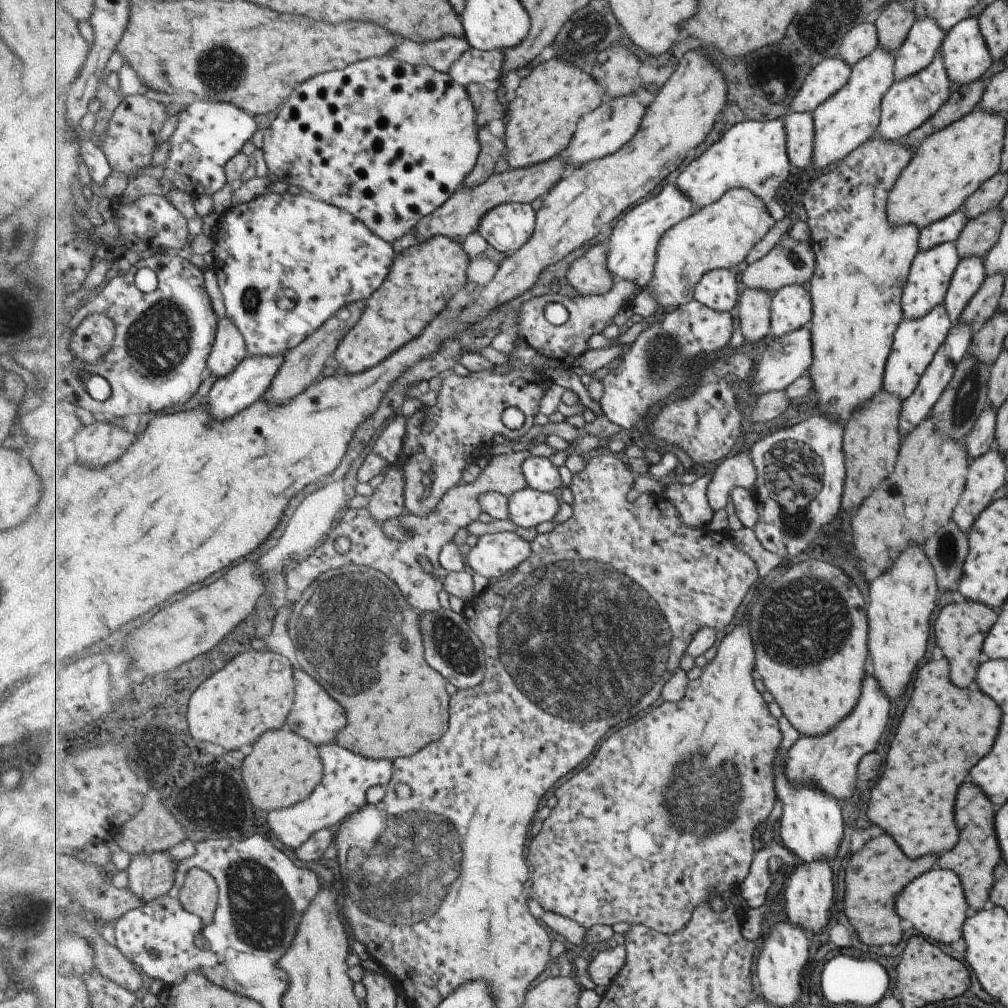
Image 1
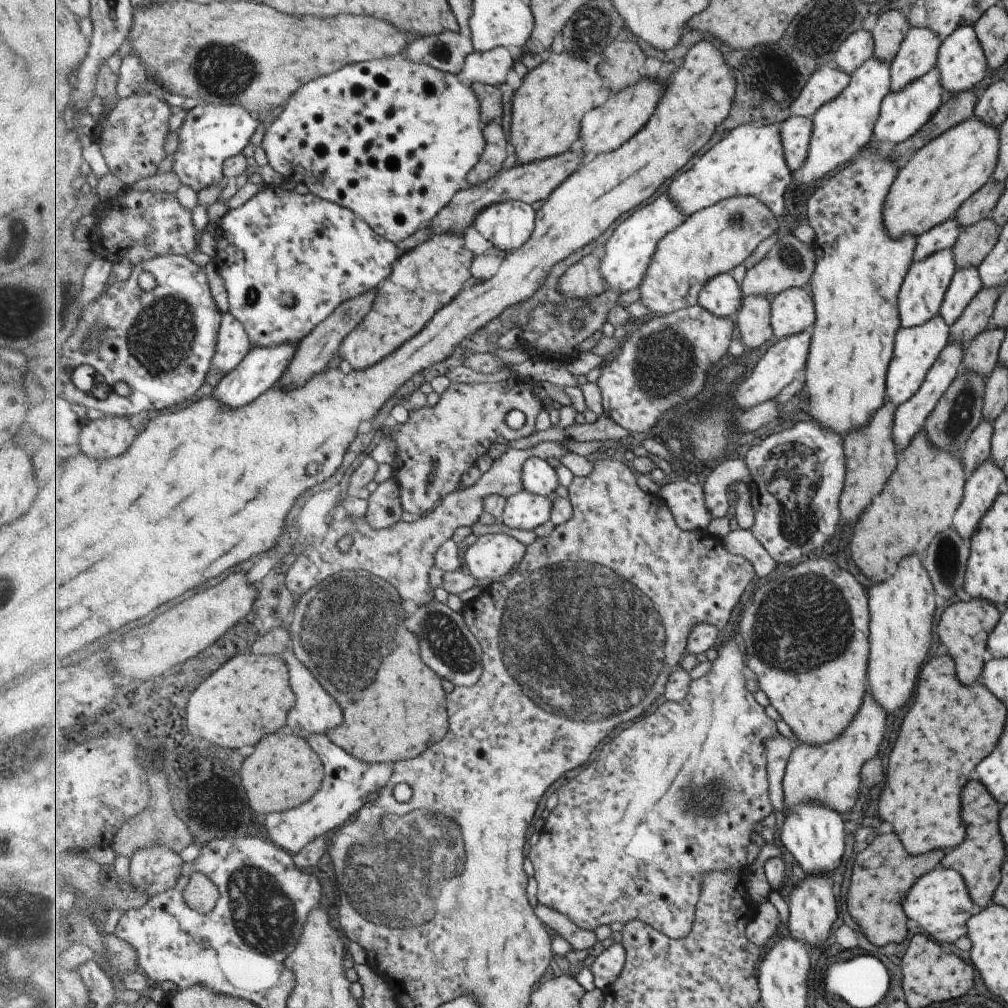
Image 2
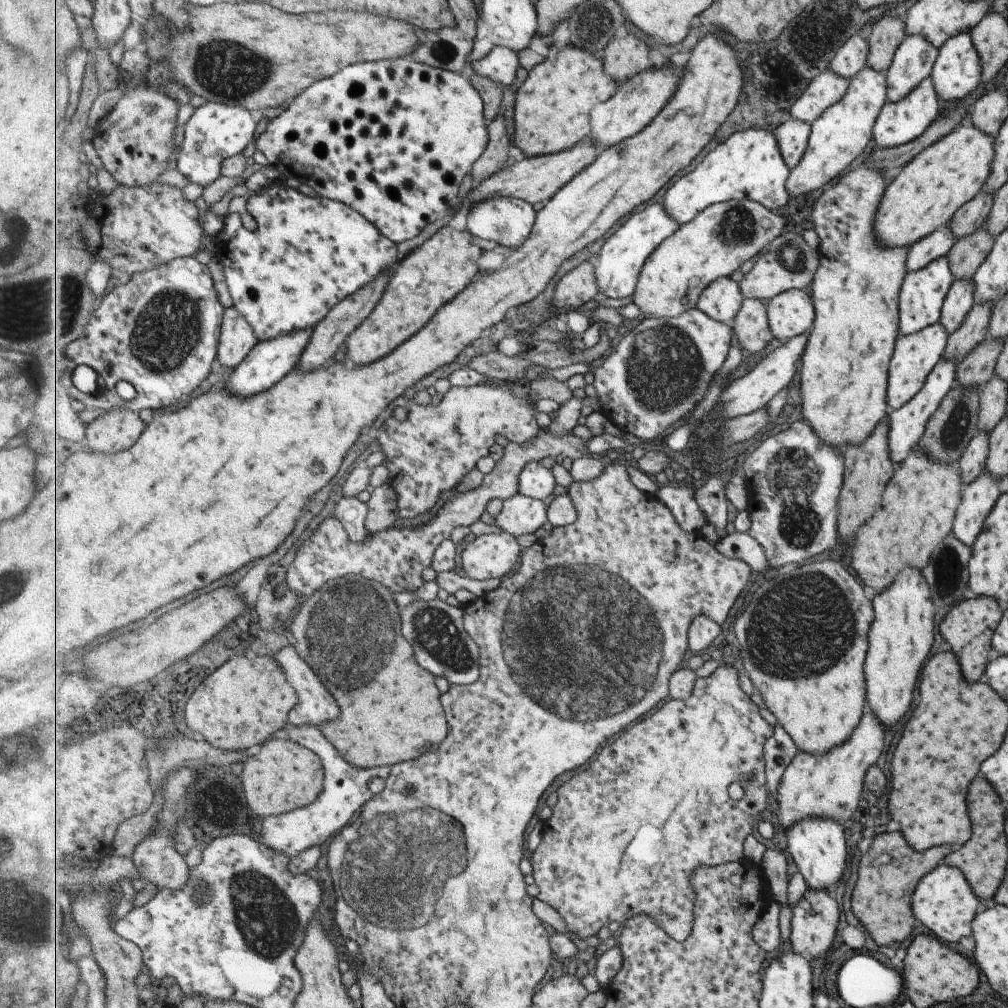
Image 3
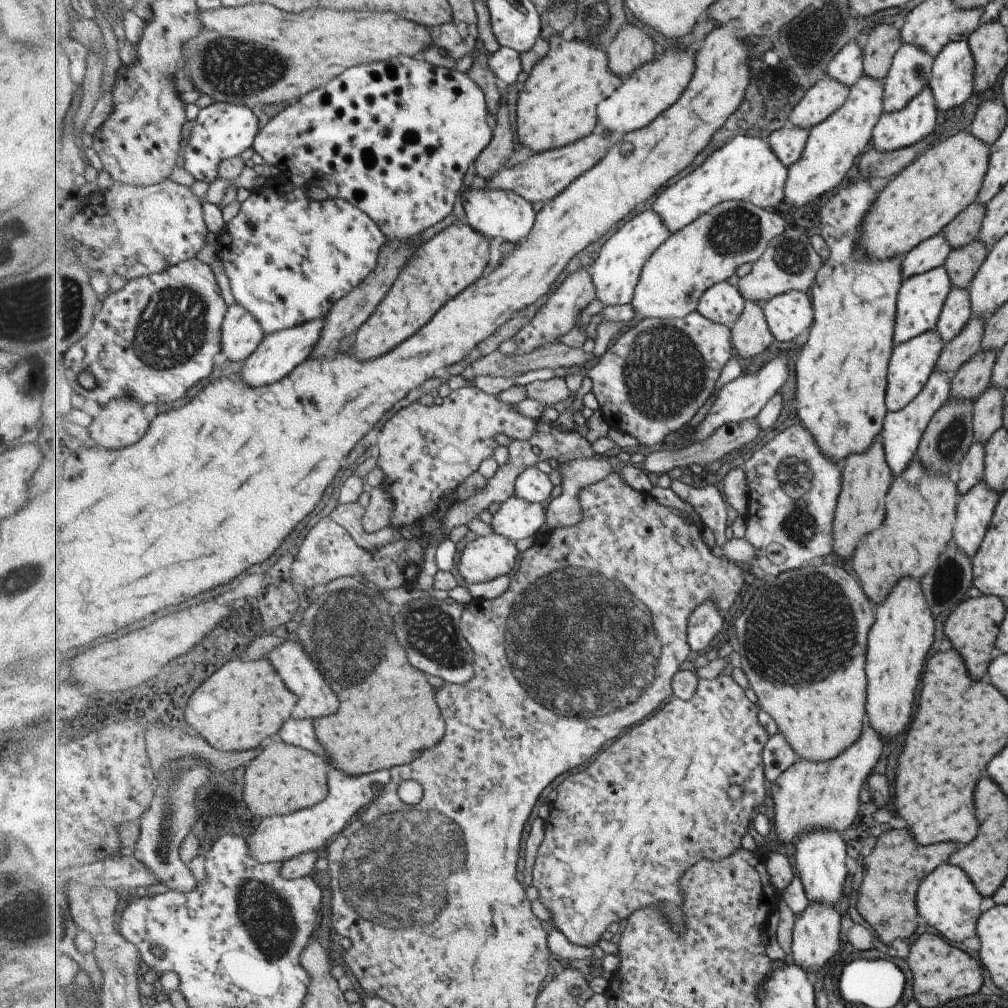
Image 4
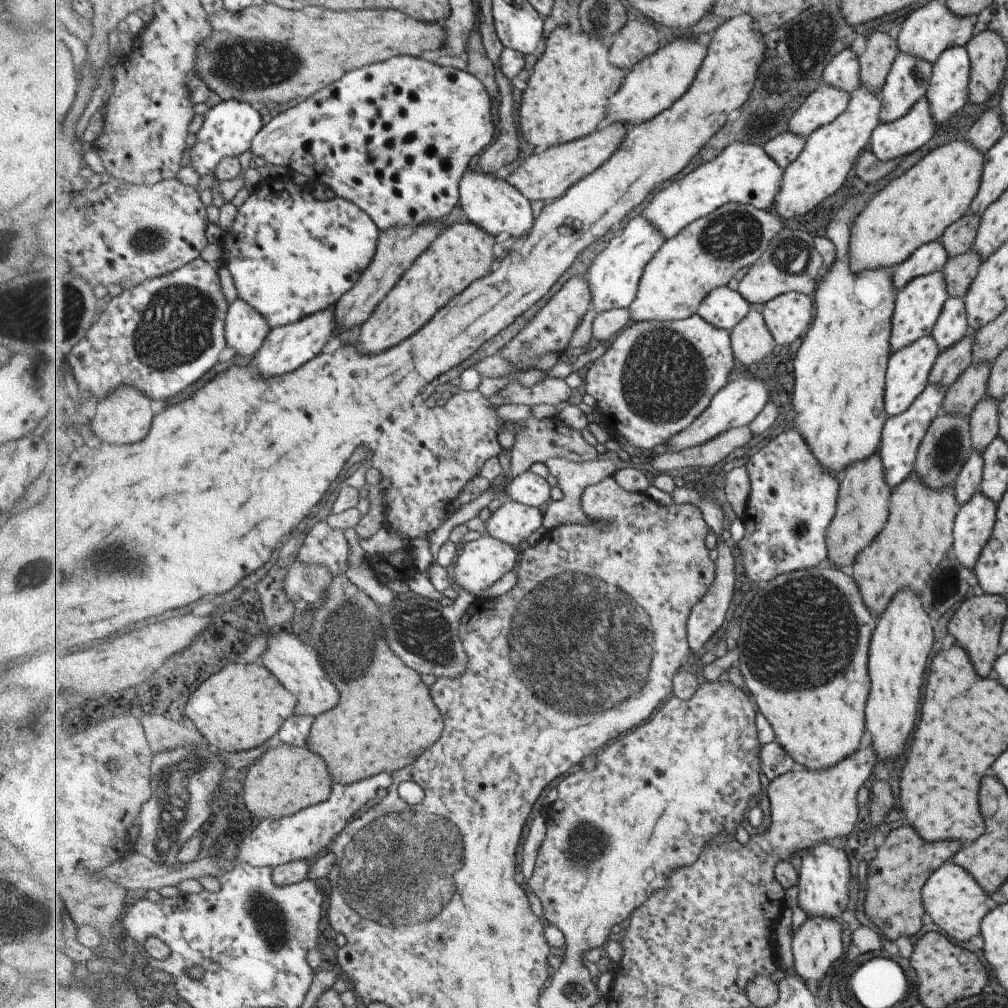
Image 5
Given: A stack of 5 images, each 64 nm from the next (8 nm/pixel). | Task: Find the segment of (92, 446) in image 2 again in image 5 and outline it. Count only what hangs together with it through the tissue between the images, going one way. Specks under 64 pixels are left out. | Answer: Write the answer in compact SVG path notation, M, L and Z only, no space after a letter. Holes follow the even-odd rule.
M125 385L111 395L101 400L95 400L94 419L91 430L96 436L96 442L105 442L118 445L127 445L131 442L143 440L153 424L153 408L151 397L142 393L140 388Z

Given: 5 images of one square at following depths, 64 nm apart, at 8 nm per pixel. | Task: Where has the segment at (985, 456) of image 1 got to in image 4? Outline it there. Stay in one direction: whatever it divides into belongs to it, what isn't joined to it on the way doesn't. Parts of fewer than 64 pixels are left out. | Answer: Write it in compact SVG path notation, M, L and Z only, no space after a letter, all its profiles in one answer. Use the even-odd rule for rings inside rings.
M982 482L973 485L964 495L960 495L954 512L951 540L969 560L983 540L998 496Z

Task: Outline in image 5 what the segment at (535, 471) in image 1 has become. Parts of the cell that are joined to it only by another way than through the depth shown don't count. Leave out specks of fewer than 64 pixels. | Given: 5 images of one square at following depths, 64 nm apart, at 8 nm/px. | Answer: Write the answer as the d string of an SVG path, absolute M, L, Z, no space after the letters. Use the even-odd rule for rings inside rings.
M524 472L513 478L506 488L508 499L530 507L541 508L551 500L551 486L545 477L533 472Z

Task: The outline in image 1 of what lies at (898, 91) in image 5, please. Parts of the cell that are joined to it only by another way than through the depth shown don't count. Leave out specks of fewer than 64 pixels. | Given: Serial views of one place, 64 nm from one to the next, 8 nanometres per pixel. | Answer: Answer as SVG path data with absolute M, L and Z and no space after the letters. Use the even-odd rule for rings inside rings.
M932 17L915 20L899 49L894 53L893 79L904 80L920 72L937 52L945 33Z

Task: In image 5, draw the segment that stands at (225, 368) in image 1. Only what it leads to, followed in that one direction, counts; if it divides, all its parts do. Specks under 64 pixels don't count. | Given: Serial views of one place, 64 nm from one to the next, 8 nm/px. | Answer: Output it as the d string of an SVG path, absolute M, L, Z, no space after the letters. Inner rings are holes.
M241 298L230 304L226 339L228 346L241 356L256 355L272 330L269 321L252 304Z

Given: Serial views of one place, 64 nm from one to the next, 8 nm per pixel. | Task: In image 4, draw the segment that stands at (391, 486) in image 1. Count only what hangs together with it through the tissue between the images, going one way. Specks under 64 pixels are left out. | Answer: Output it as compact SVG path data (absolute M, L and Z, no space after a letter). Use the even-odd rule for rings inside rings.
M382 486L370 490L370 501L364 514L364 531L377 532L391 526L394 502L392 496Z

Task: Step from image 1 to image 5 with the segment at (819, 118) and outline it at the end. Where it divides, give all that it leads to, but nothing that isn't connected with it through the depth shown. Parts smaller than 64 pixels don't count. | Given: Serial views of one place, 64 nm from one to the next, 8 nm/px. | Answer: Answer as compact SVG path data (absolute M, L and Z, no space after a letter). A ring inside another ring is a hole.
M860 84L850 93L848 106L829 124L819 127L808 136L805 148L800 157L784 169L783 183L777 193L773 210L791 225L795 224L797 216L809 214L821 200L837 192L845 178L849 168L853 166L853 160L857 154L867 146L871 130L878 125L878 112L880 111L880 99L877 93L870 93Z

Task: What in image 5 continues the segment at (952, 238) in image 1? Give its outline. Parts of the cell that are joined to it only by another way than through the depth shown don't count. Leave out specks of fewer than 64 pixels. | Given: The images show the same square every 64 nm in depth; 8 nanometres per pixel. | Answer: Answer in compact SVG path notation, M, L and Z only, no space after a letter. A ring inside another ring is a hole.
M931 241L916 248L907 260L891 268L895 293L915 277L941 272L947 258L939 241Z

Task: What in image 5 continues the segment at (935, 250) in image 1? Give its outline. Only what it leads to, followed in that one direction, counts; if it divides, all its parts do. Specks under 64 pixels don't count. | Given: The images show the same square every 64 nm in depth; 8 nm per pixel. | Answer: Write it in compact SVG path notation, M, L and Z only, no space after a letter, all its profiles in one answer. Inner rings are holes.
M939 271L915 277L894 294L894 307L890 318L888 338L891 354L909 346L918 338L930 336L947 297L944 278Z

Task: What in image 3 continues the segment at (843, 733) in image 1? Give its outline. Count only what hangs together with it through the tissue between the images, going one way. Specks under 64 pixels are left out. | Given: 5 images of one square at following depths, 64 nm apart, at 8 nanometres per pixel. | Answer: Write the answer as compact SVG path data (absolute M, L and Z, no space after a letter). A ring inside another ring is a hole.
M867 710L852 735L823 756L798 751L795 760L787 767L778 788L778 820L784 832L808 817L824 817L841 824L851 818L857 808L863 776L883 750L883 728L877 724L875 714Z

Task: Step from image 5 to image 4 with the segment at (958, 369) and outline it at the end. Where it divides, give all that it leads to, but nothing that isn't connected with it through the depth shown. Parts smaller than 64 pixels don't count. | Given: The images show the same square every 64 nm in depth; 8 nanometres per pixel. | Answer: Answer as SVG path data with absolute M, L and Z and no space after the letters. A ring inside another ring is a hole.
M969 318L957 336L943 344L934 370L952 376L954 372L980 350L983 319Z

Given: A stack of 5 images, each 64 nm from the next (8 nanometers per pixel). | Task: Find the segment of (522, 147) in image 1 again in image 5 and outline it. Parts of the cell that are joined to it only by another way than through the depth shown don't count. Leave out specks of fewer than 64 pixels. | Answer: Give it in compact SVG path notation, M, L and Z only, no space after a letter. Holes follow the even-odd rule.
M561 25L548 32L546 47L542 57L536 62L534 72L529 81L523 86L523 96L520 106L521 130L523 138L534 146L554 147L562 145L593 134L603 120L607 118L607 106L611 96L619 92L626 76L631 74L631 69L615 68L611 64L609 48L605 46L603 38L591 36L587 32L571 32L569 26Z

